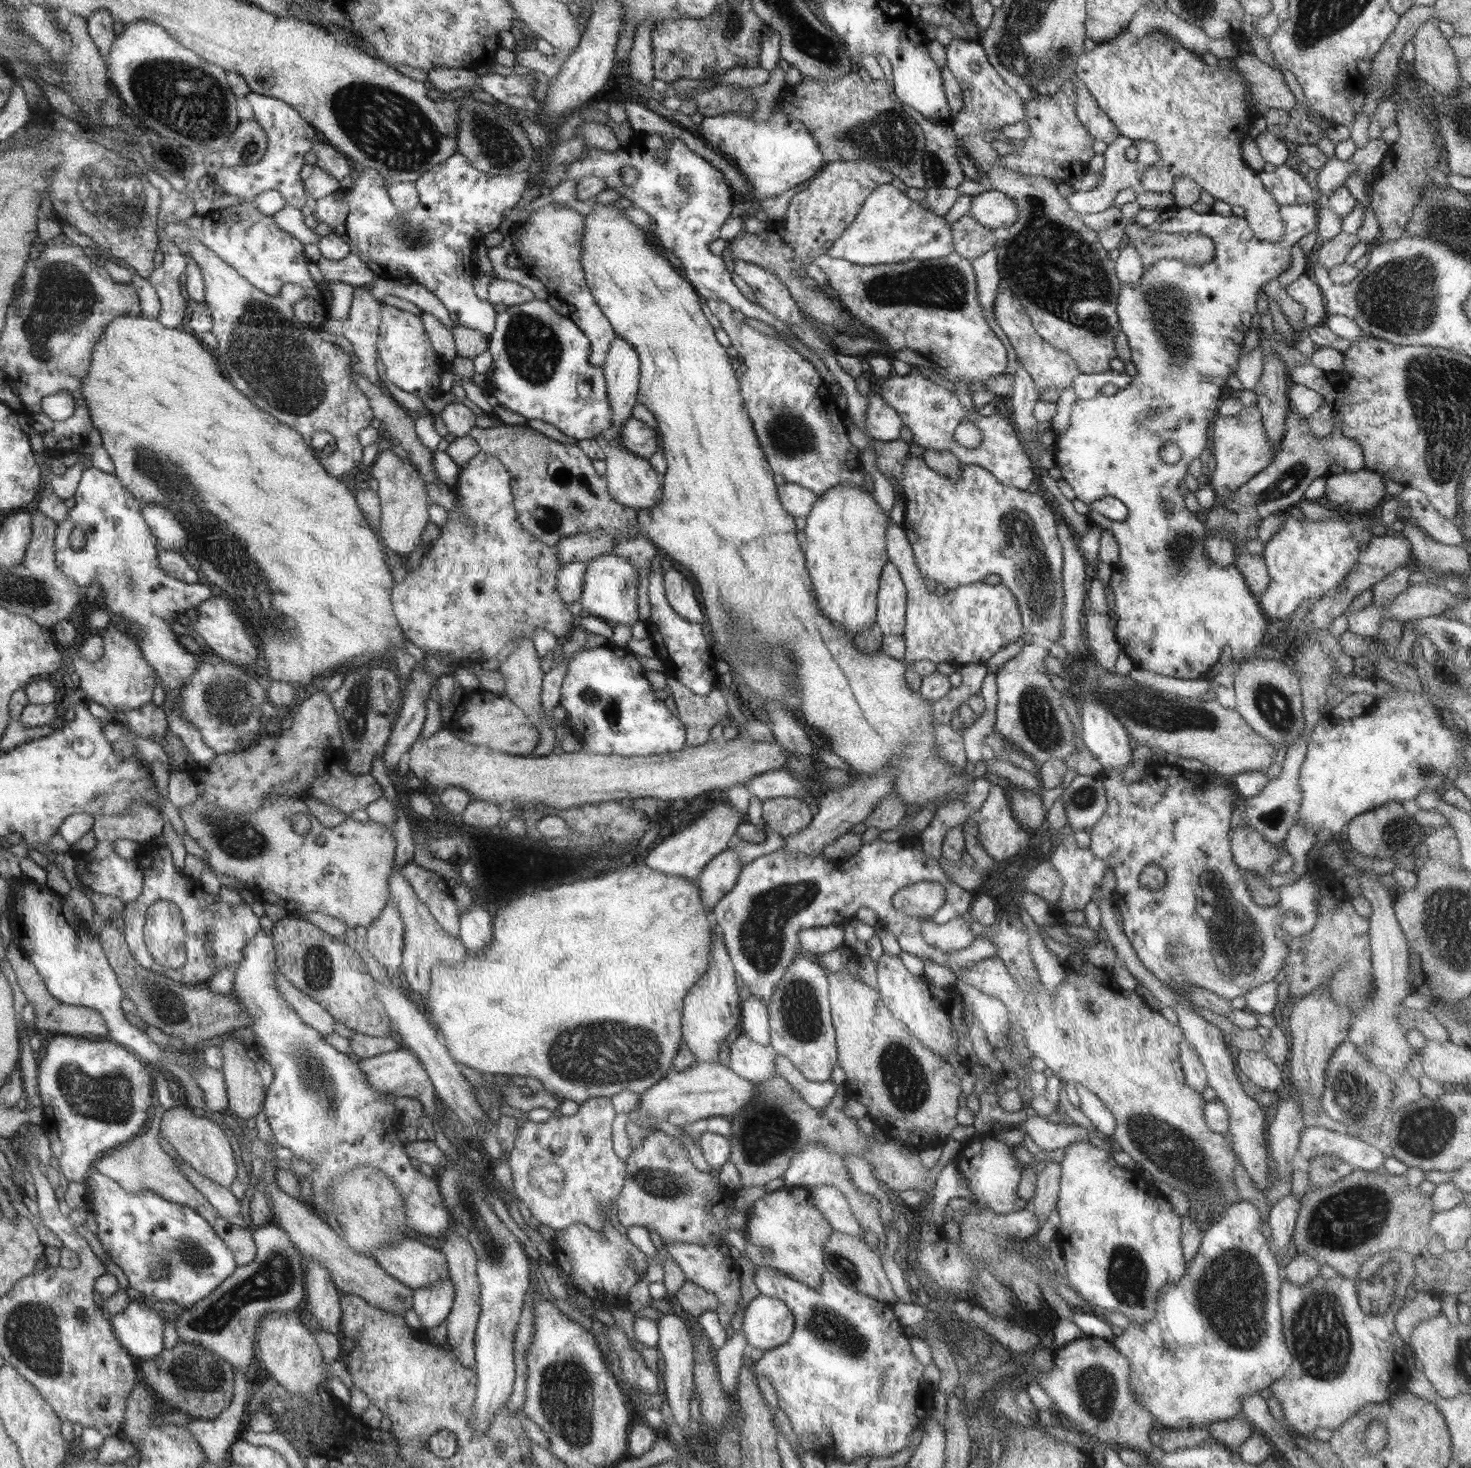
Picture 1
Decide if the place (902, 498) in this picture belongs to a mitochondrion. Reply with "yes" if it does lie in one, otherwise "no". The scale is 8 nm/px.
no

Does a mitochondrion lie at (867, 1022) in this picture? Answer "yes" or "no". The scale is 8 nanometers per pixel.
no

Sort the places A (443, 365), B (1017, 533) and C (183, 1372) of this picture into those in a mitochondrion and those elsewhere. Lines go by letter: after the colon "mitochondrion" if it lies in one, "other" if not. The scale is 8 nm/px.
A: other
B: mitochondrion
C: mitochondrion

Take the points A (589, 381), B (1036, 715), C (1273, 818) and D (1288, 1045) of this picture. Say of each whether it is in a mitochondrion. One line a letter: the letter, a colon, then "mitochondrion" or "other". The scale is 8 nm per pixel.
A: other
B: mitochondrion
C: mitochondrion
D: other

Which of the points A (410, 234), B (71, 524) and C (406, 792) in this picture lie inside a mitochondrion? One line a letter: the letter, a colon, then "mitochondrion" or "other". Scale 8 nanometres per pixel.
A: mitochondrion
B: other
C: other

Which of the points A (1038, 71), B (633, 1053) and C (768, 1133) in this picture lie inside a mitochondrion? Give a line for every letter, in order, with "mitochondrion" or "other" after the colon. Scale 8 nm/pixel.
A: mitochondrion
B: mitochondrion
C: mitochondrion

